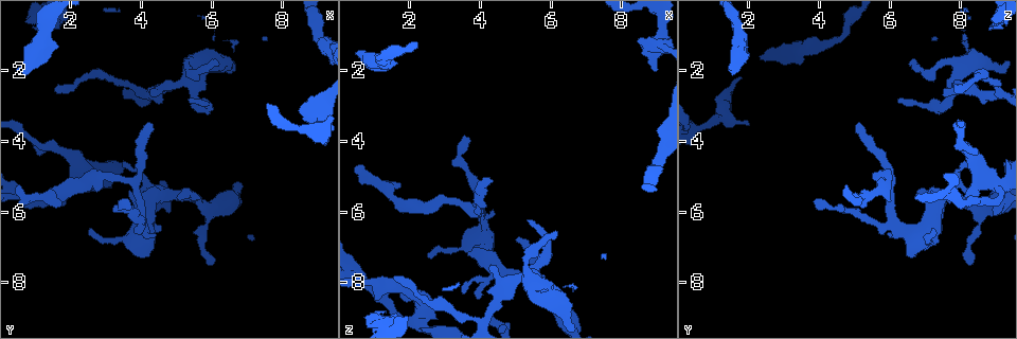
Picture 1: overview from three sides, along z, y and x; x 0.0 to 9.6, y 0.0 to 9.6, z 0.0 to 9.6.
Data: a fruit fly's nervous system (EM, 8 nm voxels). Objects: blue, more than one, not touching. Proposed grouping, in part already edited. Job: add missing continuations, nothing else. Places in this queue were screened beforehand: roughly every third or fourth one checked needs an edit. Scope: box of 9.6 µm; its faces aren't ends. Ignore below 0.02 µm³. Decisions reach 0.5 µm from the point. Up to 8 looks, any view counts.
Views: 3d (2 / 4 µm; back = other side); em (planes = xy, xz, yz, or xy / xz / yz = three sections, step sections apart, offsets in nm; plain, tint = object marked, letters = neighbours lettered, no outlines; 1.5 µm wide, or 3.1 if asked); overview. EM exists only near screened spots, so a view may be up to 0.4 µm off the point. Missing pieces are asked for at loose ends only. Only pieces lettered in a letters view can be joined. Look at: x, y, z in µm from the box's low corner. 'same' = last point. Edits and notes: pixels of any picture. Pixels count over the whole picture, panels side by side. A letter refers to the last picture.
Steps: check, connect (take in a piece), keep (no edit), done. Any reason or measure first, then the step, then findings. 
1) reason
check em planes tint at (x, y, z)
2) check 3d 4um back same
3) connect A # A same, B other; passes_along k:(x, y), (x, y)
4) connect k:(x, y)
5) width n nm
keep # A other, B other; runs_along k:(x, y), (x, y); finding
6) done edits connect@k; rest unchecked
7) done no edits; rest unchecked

branch stops here
check em planes letters at (9.00, 3.50, 2.00)

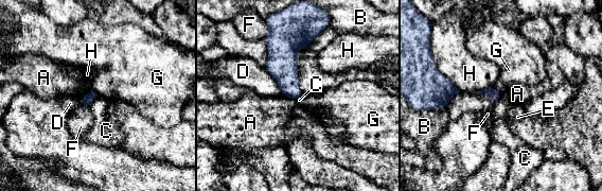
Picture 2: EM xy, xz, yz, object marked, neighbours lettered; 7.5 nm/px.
keep # A other, B other, C other, D other, E other, F other, G other, H other; border 2:(96, 96), (89, 105); none of them fits

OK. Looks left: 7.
free end
check 3d 2um at (5.95, 7.40, 8.15)

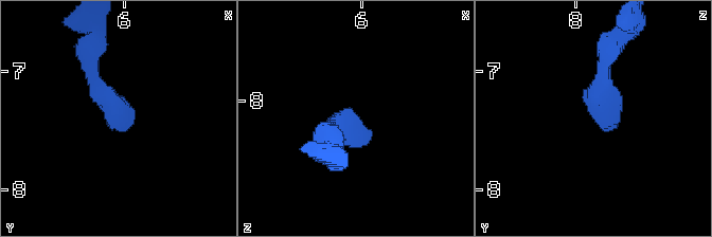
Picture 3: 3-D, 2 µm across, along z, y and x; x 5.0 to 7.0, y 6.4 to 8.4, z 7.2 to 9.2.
now the EM
check em planes letters at (6.02, 7.46, 8.22)

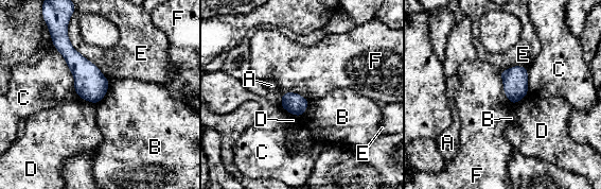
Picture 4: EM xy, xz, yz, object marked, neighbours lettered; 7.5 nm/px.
keep # A other, B other, C other, D other, E other, F other; none of them fits

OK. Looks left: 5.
check em planes letters at (4.30, 3.50, 5.15)

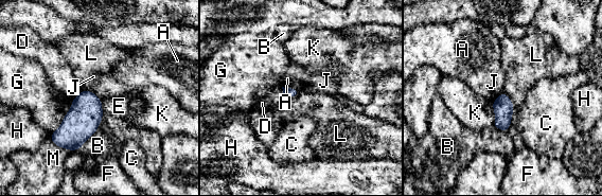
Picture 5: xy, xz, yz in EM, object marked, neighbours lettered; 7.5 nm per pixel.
keep # A other, B other, C other, D other, E other, F other, G other, H other, J other, K other, L other, M other; border 5:(89, 90), (99, 95); no lettered piece goes on from it

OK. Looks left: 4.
done no edits; rest unchecked

